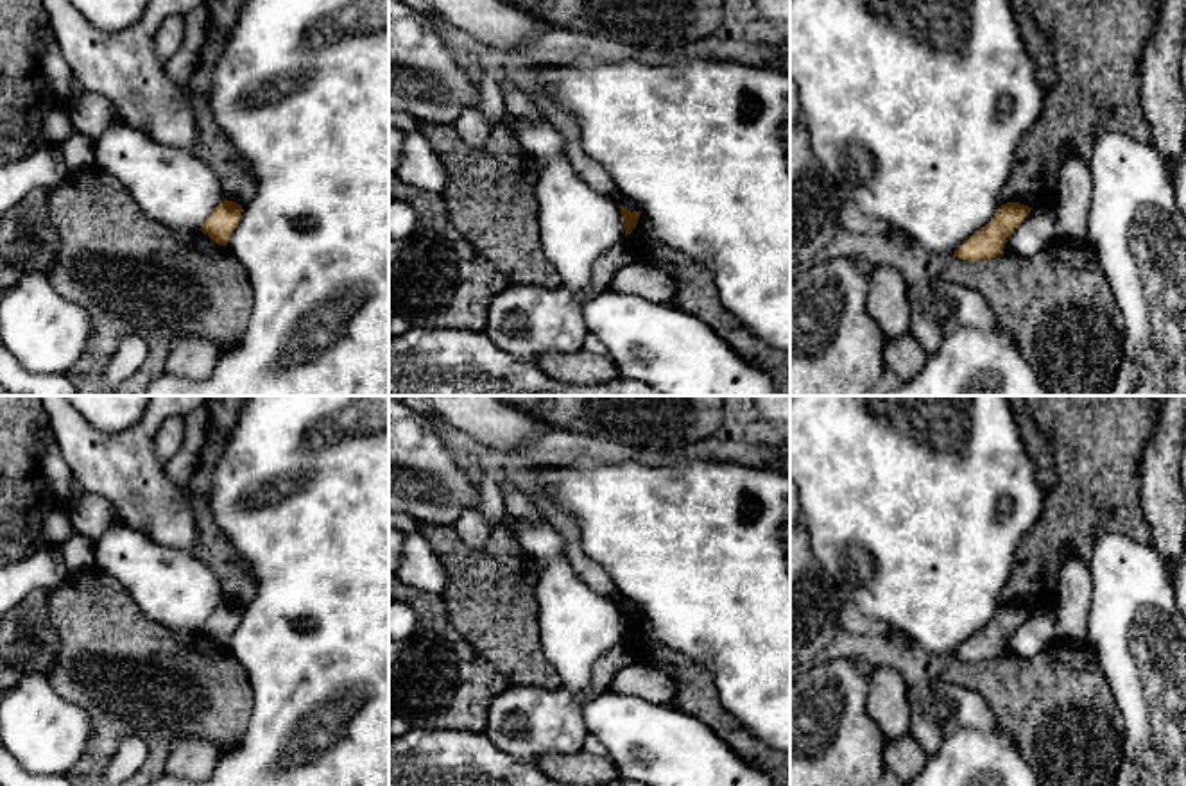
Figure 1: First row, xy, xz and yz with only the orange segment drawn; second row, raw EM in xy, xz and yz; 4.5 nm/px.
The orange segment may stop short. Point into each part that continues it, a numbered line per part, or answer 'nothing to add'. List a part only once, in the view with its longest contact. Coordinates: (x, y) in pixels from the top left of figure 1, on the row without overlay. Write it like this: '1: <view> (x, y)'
nothing to add

